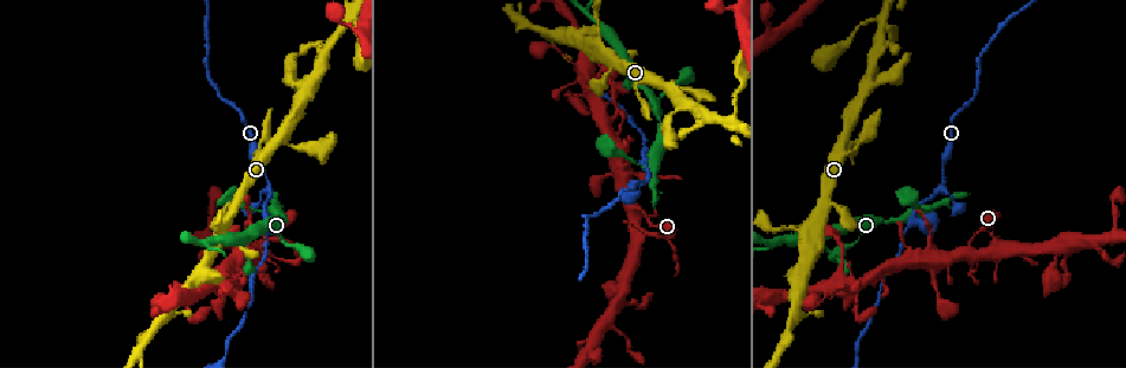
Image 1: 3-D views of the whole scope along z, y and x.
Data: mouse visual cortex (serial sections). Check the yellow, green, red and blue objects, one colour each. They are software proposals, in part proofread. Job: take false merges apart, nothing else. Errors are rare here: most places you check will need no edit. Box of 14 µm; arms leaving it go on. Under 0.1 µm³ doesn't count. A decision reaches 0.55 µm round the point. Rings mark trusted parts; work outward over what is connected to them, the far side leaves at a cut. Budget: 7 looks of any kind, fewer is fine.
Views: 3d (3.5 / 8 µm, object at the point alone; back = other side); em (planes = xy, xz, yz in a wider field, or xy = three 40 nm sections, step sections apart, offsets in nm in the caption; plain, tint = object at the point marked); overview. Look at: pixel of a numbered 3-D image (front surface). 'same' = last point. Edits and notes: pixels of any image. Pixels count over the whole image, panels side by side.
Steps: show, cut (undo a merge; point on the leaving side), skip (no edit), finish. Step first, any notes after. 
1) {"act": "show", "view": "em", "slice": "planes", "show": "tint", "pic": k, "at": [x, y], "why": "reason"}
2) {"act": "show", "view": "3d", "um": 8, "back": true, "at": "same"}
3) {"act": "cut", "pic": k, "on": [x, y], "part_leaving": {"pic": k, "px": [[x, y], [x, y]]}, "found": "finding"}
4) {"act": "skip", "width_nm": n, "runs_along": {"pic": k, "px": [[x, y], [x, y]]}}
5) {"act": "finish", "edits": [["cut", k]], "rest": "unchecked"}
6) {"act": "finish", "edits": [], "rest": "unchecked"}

{"act": "show", "view": "3d", "um": 3.5, "pic": 1, "at": [841, 283], "why": "four-way junction"}

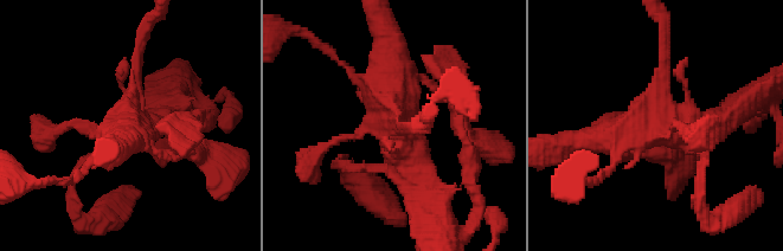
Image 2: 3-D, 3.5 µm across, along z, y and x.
{"act": "show", "view": "em", "slice": "planes", "show": "tint", "pic": 2, "at": [666, 124], "why": "need the tissue"}

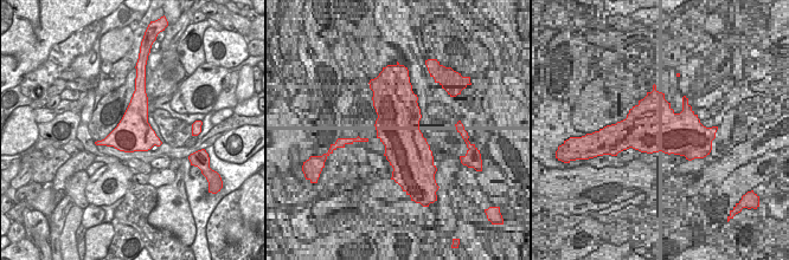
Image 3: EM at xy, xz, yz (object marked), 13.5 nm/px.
{"act": "show", "view": "em", "slice": "xy", "step": 2, "show": "tint", "at": "same", "why": "cut it another way"}

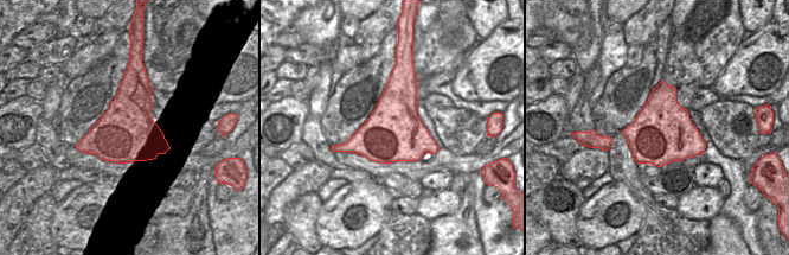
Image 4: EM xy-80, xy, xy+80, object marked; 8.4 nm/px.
{"act": "skip", "runs_along": {"pic": 2, "px": [[425, 198], [393, 122], [390, 52]]}, "found": "one cell here"}

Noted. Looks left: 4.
{"act": "show", "view": "3d", "um": 3.5, "pic": 1, "at": [943, 189], "why": "narrows sharply"}

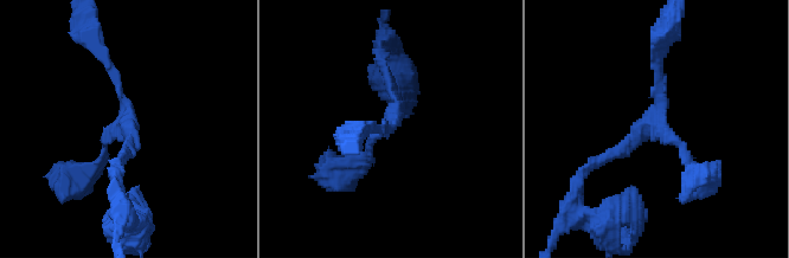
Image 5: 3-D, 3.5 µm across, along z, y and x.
{"act": "show", "view": "em", "slice": "xy", "step": 1, "show": "tint", "pic": 5, "at": [652, 116]}

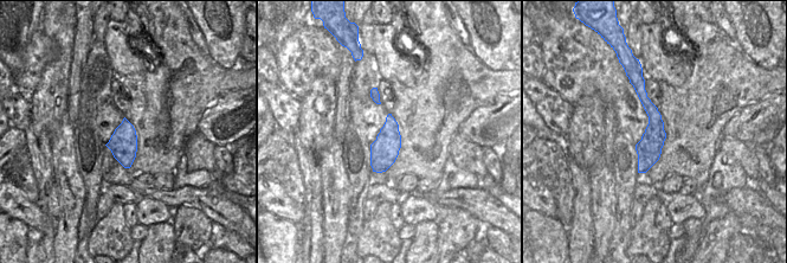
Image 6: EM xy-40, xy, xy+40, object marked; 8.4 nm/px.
{"act": "show", "view": "em", "slice": "xy", "step": 2, "show": "tint", "at": "same"}

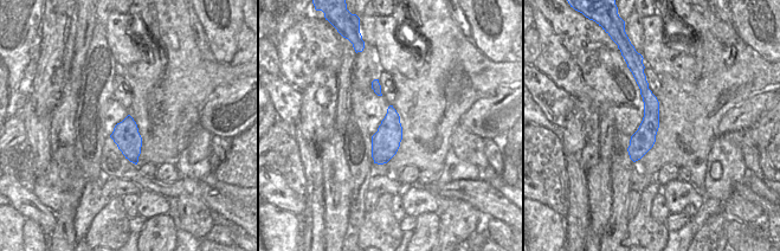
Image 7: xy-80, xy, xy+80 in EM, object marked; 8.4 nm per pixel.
{"act": "skip", "runs_along": {"pic": 5, "px": [[659, 50], [659, 111], [595, 162]]}, "found": "all the same cell"}

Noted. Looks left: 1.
{"act": "finish", "edits": [], "rest": "unchecked"}

